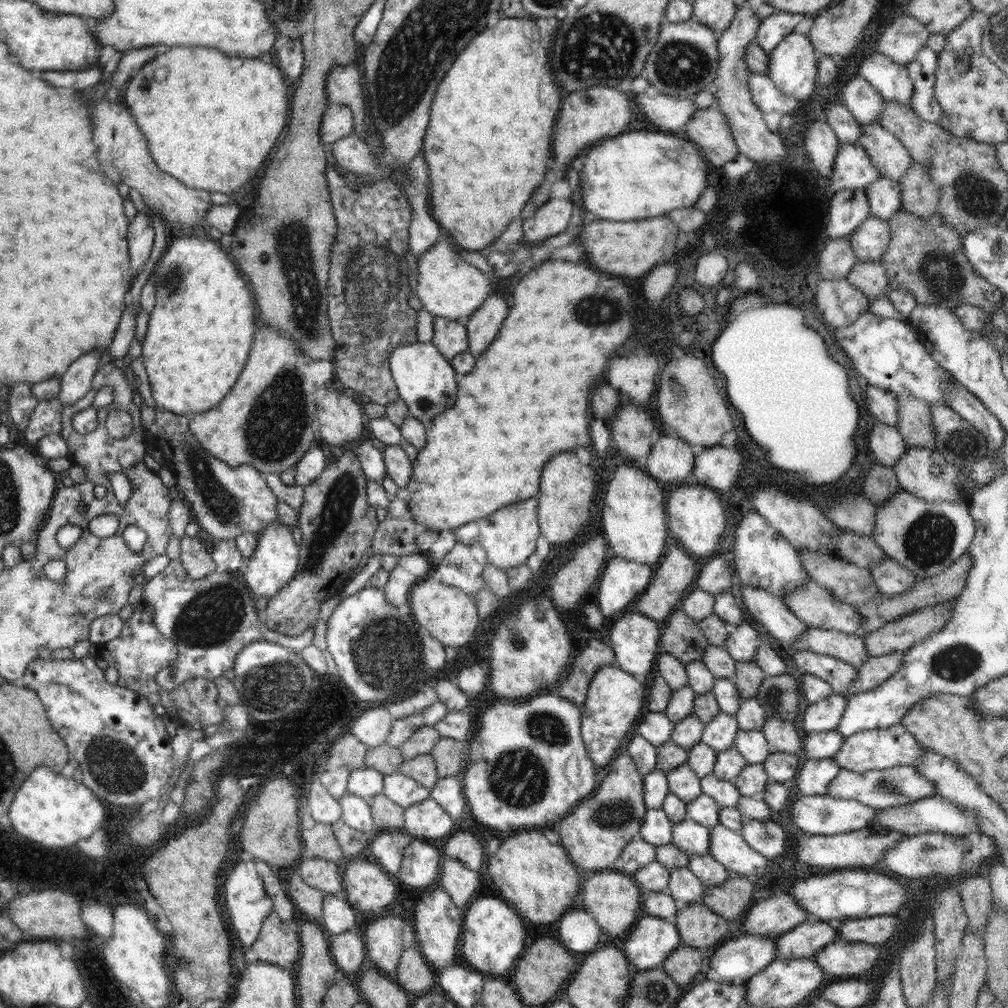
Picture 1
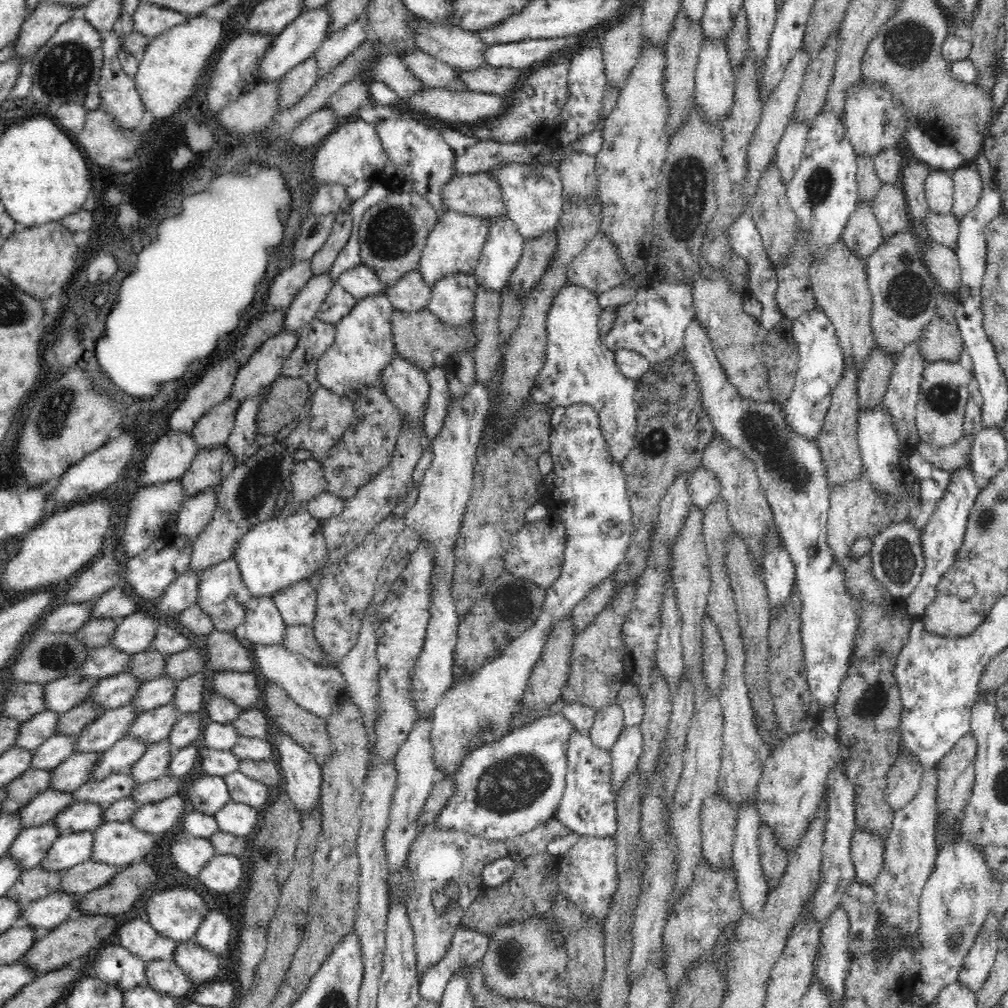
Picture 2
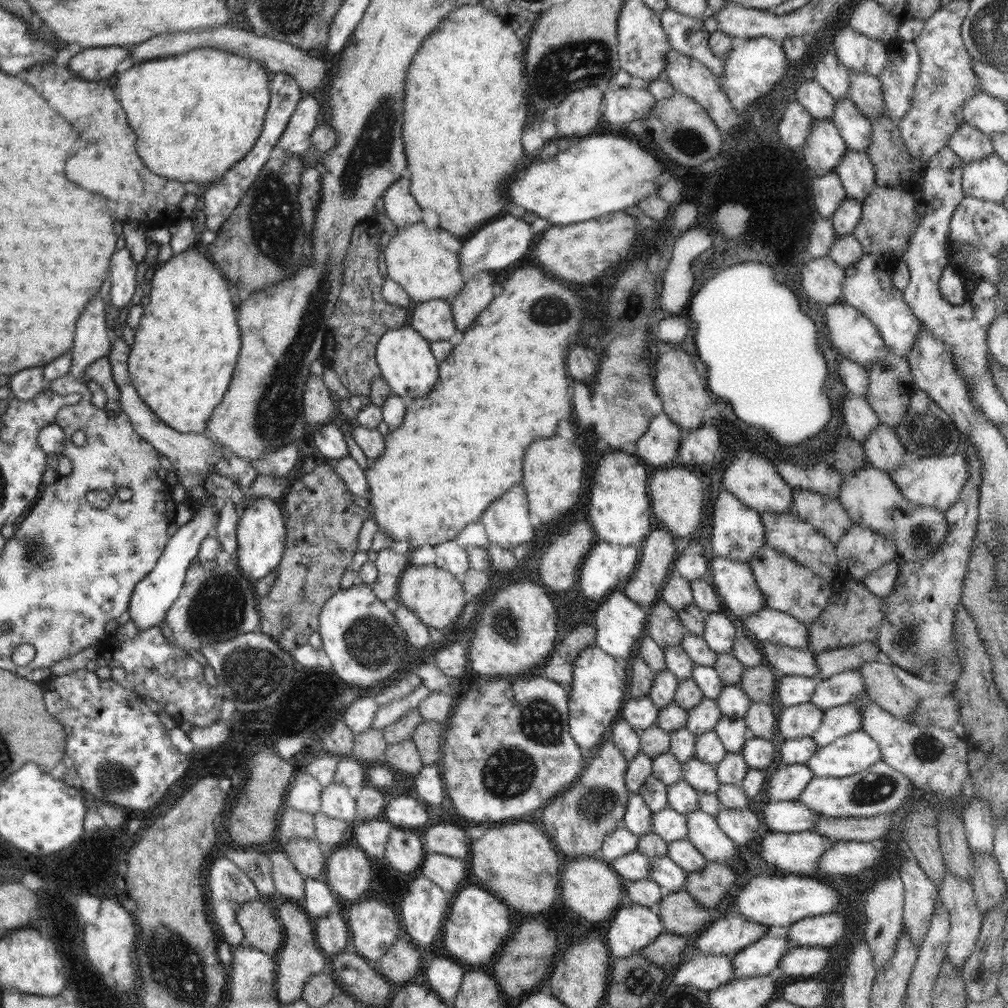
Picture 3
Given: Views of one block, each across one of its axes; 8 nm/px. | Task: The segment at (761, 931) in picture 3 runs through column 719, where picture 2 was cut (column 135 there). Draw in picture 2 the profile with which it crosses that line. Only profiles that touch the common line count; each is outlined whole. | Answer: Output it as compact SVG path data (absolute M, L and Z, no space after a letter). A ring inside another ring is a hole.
M127 918L119 925L120 944L146 963L172 959L179 942L163 937L149 922Z

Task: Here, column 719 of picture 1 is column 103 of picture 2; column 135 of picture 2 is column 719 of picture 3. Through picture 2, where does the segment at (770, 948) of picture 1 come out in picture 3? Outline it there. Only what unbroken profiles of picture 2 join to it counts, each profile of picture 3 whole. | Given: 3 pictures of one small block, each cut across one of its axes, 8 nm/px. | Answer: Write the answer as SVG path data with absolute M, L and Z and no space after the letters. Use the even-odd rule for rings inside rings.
M696 954L692 960L684 960L676 970L672 983L675 986L692 986L704 991L714 991L734 979L732 954Z

